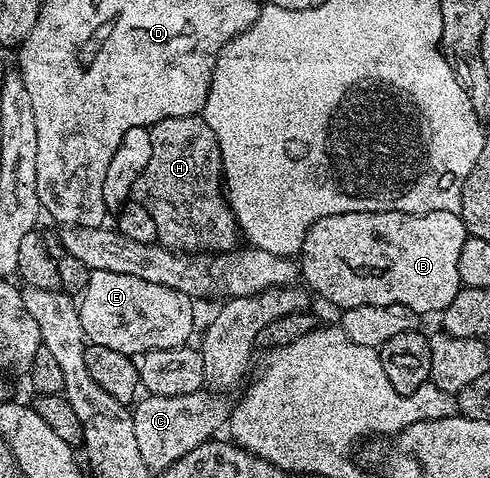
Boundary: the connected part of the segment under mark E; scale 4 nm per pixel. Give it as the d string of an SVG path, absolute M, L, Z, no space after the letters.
M92 270L89 282L79 297L81 322L86 338L94 345L111 347L111 351L119 351L130 355L140 355L152 349L170 349L186 344L193 333L194 302L186 293L175 291L159 283L149 283L147 279L139 279L139 275L121 275L119 271Z

